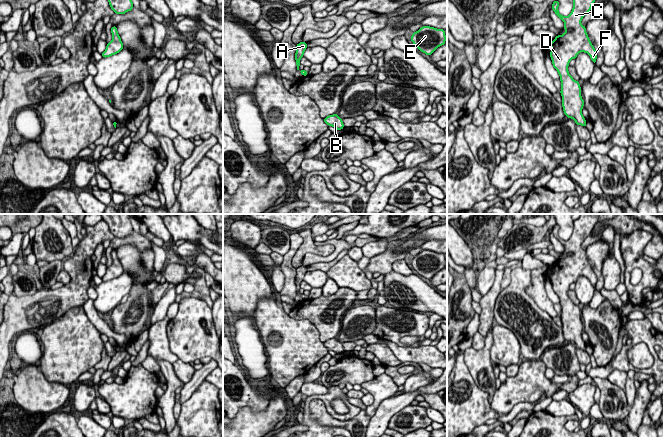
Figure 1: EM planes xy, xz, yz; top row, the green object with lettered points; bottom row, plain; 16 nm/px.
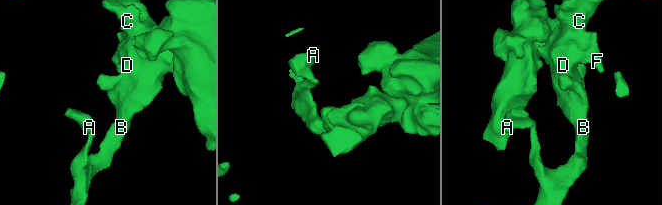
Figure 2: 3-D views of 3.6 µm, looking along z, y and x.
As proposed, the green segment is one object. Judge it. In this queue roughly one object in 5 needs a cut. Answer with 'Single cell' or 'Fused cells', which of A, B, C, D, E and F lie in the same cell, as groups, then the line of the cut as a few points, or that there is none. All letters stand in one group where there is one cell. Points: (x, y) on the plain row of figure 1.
Single cell. Groups: A B C D E F. No split

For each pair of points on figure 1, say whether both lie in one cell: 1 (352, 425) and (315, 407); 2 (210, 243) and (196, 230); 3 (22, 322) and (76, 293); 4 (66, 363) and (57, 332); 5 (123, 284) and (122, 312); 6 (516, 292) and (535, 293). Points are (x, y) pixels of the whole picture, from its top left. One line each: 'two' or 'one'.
1: one
2: one
3: one
4: one
5: two
6: two

